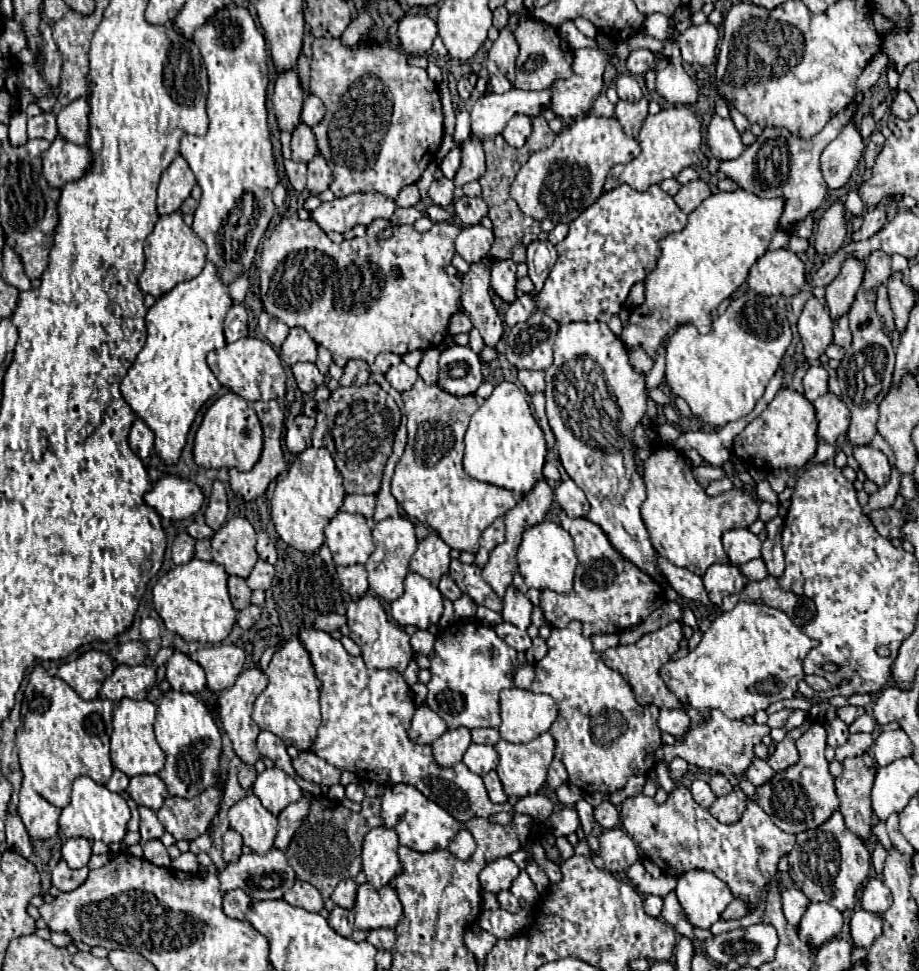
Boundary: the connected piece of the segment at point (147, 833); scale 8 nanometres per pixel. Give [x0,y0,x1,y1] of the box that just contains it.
[139,806,165,846]

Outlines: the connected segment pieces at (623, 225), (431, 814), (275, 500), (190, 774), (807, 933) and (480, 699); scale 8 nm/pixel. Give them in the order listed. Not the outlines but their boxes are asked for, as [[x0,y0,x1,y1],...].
[[505,184,687,326],[381,784,461,852],[271,448,345,552],[155,690,221,798],[799,902,843,948],[425,622,517,730]]

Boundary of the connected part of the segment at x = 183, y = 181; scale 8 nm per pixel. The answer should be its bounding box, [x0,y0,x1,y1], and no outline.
[157,156,195,216]

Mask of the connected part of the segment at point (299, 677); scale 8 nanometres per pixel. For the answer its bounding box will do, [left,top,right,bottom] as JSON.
[253,638,321,752]

